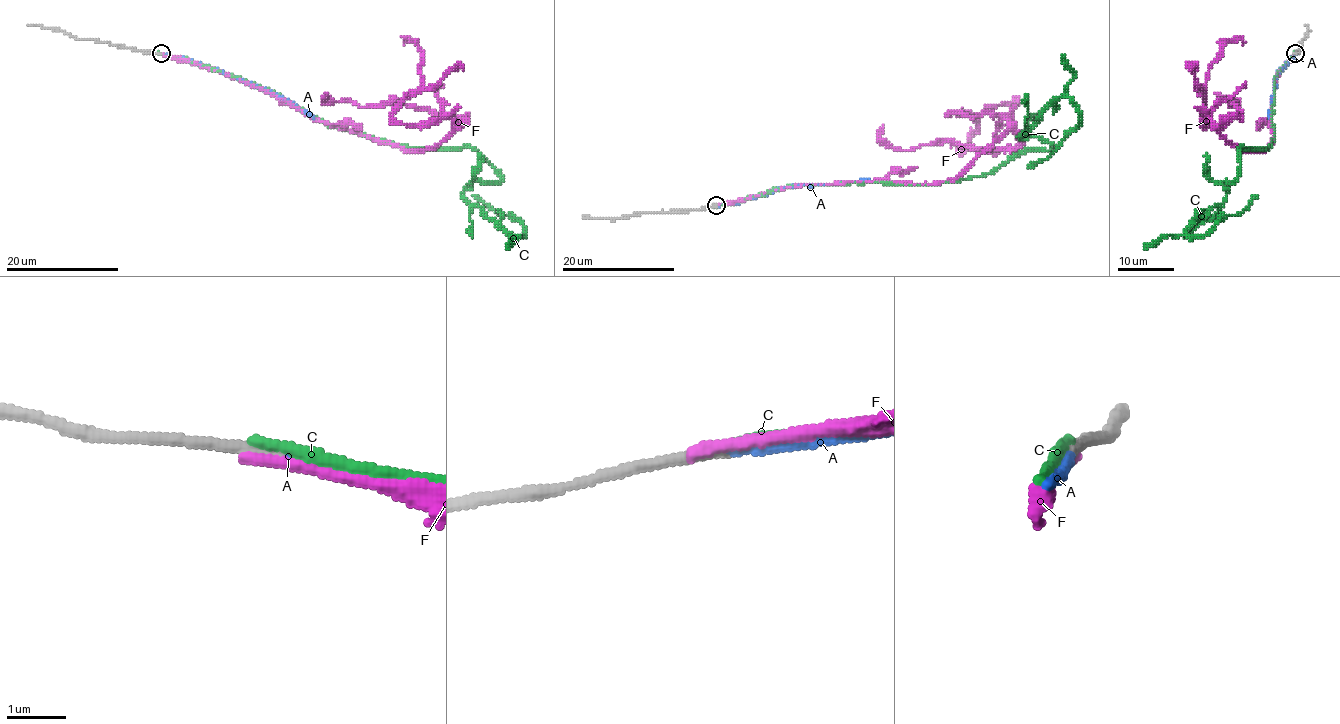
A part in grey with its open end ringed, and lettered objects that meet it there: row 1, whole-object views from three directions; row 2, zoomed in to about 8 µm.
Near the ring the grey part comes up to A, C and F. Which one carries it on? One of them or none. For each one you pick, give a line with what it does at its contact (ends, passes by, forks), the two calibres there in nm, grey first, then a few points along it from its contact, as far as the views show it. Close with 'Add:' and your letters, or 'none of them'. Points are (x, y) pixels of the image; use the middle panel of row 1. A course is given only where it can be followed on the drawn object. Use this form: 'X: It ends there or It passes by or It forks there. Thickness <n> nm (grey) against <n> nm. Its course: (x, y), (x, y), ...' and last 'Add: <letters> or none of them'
A: It ends there. Thickness 180 nm (grey) against 160 nm. Its course: (717, 205), (737, 203), (789, 186), (868, 179)
Add: A

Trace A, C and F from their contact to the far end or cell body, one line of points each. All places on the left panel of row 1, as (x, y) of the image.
A: (161, 54), (181, 57), (274, 92), (313, 118)
C: (160, 53), (379, 139), (470, 146), (501, 179), (471, 183), (465, 200), (520, 237), (523, 227), (472, 194)
F: (160, 54), (404, 150), (434, 149), (453, 130), (447, 116), (393, 116), (423, 81), (419, 46), (403, 44)

